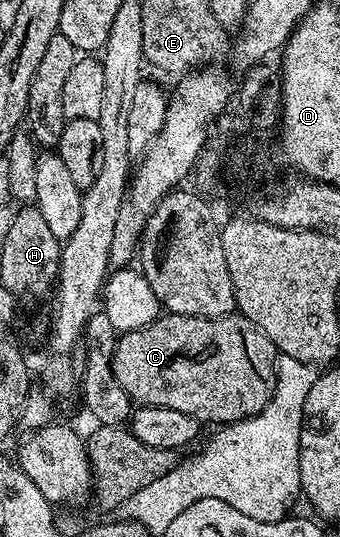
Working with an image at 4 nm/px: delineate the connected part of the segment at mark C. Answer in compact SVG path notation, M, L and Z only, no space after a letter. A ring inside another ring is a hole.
M163 314L151 324L116 339L111 370L121 390L139 406L165 406L181 410L204 425L226 426L236 420L256 416L275 393L277 349L271 339L244 316L232 314L217 318Z

